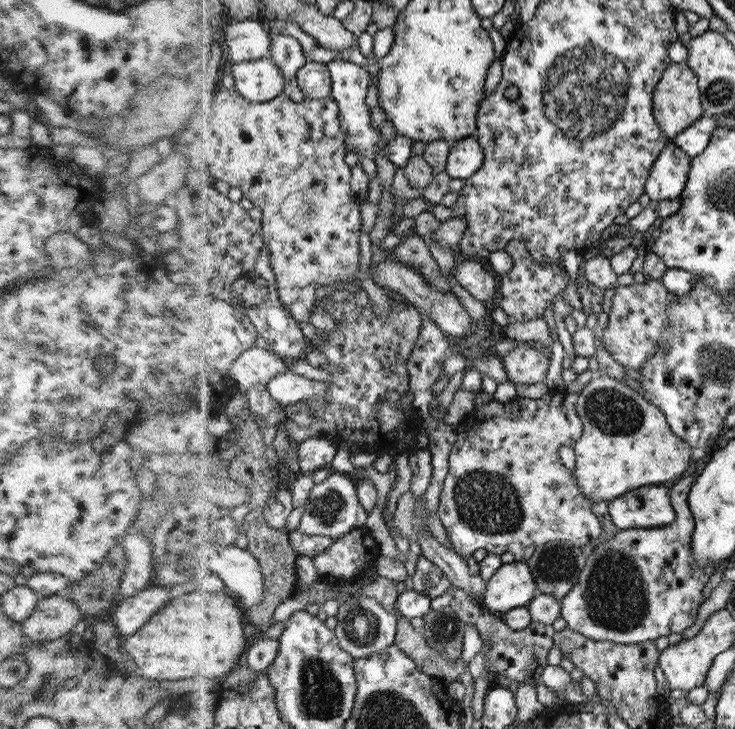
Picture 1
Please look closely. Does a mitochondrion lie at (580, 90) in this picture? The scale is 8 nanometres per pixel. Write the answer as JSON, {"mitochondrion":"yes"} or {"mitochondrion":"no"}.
{"mitochondrion":"yes"}

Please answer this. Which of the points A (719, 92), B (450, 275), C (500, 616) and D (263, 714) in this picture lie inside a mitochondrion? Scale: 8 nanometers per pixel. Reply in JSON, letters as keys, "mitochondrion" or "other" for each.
{"A":"mitochondrion","B":"other","C":"other","D":"other"}

